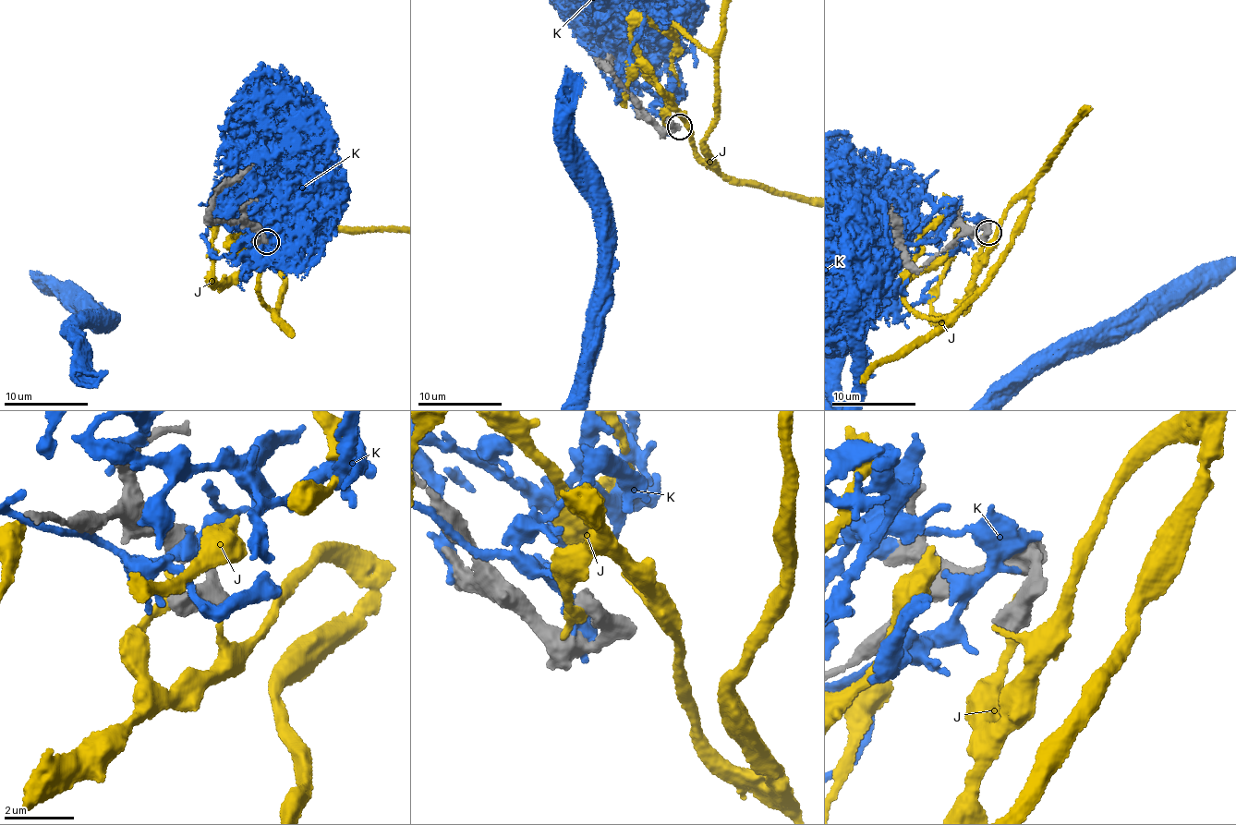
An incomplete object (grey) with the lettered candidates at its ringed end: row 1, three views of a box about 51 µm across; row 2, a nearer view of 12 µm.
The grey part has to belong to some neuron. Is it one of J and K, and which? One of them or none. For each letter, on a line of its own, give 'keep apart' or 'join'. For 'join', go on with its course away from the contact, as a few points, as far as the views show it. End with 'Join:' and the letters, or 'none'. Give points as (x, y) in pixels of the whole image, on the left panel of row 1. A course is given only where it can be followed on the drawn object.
J: keep apart
K: keep apart
Join: none

